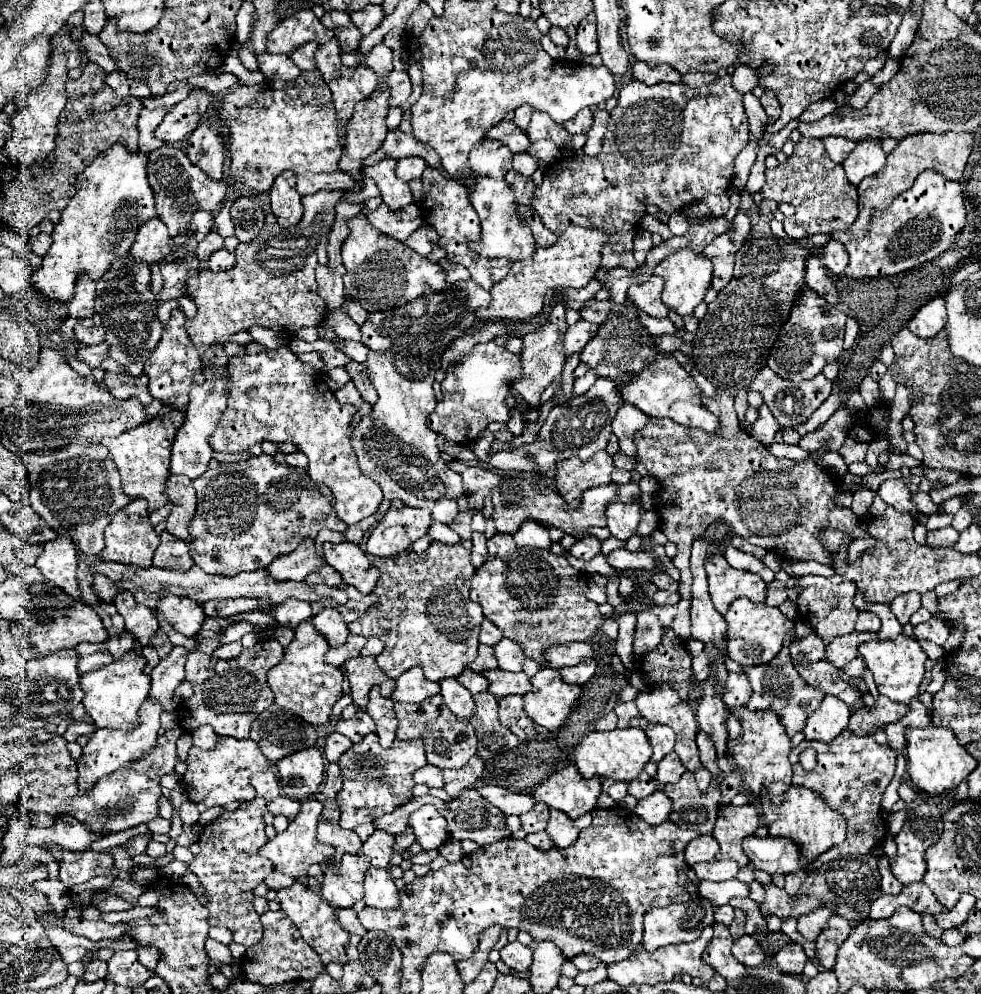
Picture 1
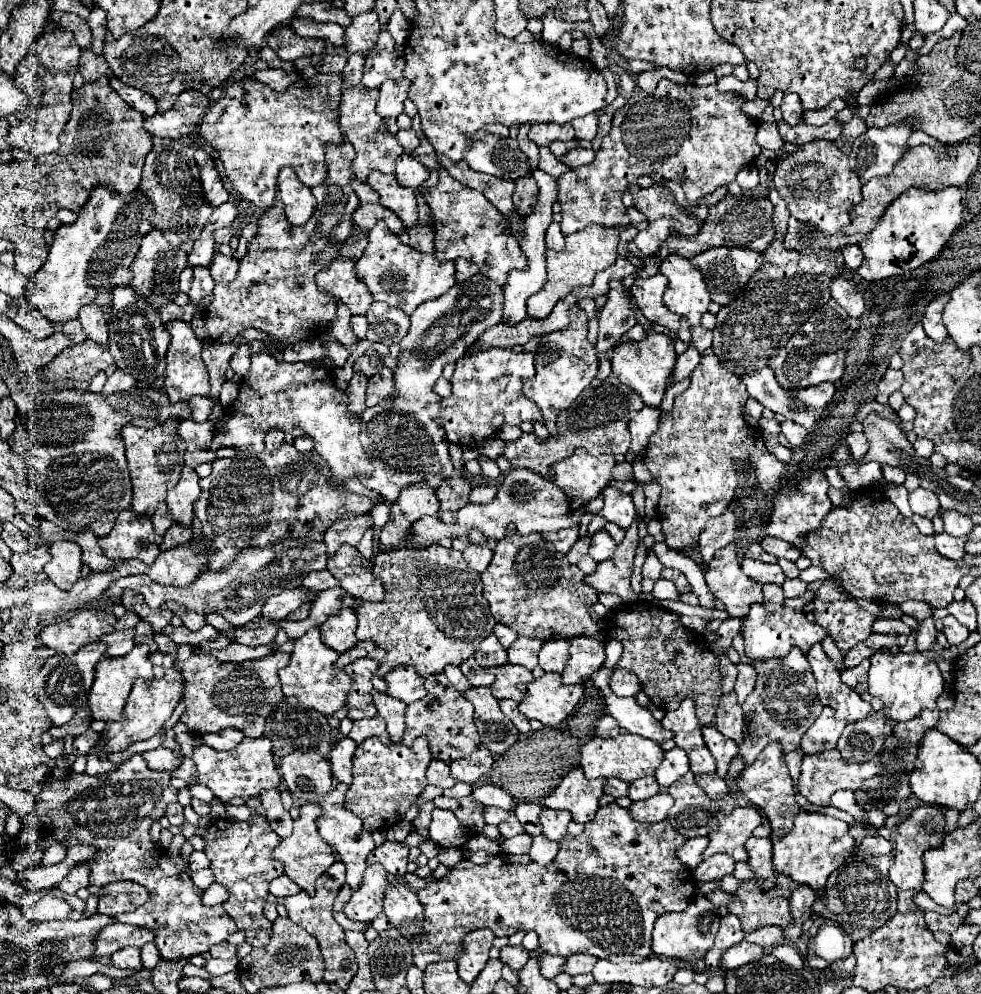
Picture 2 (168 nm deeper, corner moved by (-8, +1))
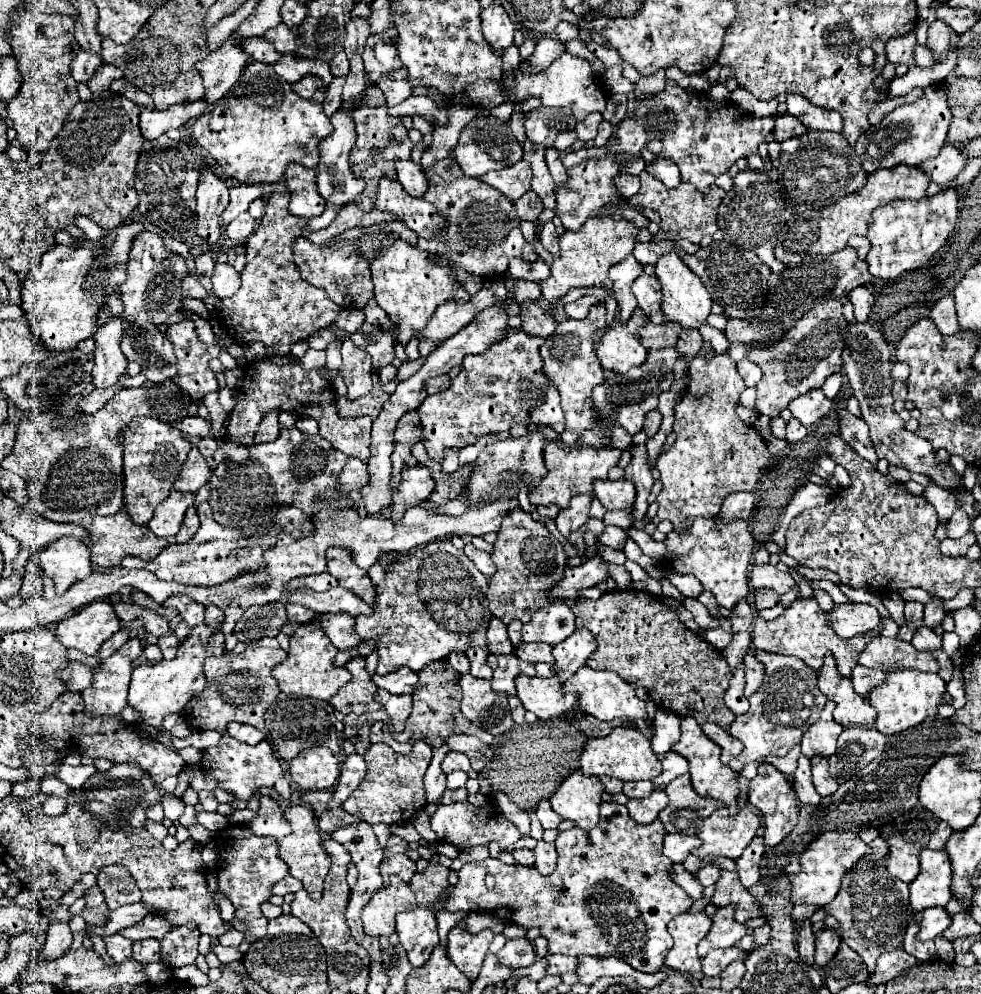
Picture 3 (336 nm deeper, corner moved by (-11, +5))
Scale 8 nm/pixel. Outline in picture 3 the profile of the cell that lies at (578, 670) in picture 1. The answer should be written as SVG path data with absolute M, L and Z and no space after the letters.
M576 629L570 637L554 647L554 667L560 683L566 683L566 679L570 679L580 667L586 665L586 661L594 653L594 647L594 635L590 635L590 631L586 629Z

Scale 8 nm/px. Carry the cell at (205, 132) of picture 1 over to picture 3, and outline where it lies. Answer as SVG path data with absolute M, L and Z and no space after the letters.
M208 167L202 171L196 191L196 213L198 213L198 225L196 233L204 237L210 245L216 245L220 239L220 227L218 217L226 209L228 203L228 187L224 181L220 181Z

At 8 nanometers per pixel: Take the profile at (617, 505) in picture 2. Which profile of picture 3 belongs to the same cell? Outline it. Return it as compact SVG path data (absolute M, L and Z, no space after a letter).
M596 481L594 483L594 495L600 499L600 503L608 509L608 511L616 511L616 509L630 509L634 505L636 499L636 491L634 485L624 481Z

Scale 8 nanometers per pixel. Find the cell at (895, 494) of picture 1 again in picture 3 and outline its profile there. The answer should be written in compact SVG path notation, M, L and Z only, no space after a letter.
M934 483L926 485L926 489L924 489L924 499L936 507L940 521L948 521L950 515L954 513L954 509L956 509L956 499L954 499L954 495L952 495L950 491L946 491L946 489L934 485Z

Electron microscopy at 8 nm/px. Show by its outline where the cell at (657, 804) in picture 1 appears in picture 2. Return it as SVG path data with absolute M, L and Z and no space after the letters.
M657 793L655 797L645 799L645 801L633 801L629 807L629 813L631 813L631 819L639 823L657 823L667 817L671 803L673 803L671 795Z

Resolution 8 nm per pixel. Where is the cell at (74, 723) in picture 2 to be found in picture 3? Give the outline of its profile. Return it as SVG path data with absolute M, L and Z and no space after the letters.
M62 693L54 705L40 715L40 725L44 729L44 737L24 737L20 743L24 755L24 767L38 767L38 765L60 765L66 755L82 755L82 757L106 757L114 763L138 763L146 769L156 783L162 783L170 775L178 775L186 761L180 757L178 751L172 747L164 747L160 741L140 739L136 729L120 717L98 715L90 717L82 711L82 697L78 693Z

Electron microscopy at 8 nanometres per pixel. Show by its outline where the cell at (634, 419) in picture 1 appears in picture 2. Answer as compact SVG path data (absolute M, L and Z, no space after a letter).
M643 407L643 411L639 411L631 423L629 423L629 433L633 437L631 441L631 449L635 453L639 453L641 449L645 449L645 445L649 443L649 437L657 431L659 425L659 409L655 407Z

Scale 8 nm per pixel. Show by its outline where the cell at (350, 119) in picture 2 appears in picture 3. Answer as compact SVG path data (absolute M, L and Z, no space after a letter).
M368 89L360 107L354 109L352 119L356 123L356 145L350 151L350 169L356 177L366 181L366 189L362 191L360 197L356 197L356 203L360 209L370 211L374 207L374 199L378 193L378 181L380 177L388 177L388 179L396 179L396 169L394 169L394 161L396 159L410 159L410 151L412 151L412 141L408 139L408 131L402 125L400 117L390 117L386 103L382 97L372 97L372 91Z

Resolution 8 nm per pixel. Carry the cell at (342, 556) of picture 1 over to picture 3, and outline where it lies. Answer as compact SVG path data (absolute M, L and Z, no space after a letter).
M330 547L330 551L326 551L326 559L328 559L328 573L334 575L342 587L350 589L370 605L376 603L374 583L354 565L354 555L350 555L350 551L342 547Z

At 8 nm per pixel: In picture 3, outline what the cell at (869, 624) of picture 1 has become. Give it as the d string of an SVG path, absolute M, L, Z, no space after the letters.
M920 627L914 637L912 637L912 645L918 651L926 651L926 649L940 649L942 647L942 637L936 635L932 629L928 627Z

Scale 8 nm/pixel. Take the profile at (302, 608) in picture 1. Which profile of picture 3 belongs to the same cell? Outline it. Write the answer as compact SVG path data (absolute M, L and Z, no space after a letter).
M286 603L286 611L288 611L288 621L296 621L296 623L310 623L316 617L314 611L294 603Z

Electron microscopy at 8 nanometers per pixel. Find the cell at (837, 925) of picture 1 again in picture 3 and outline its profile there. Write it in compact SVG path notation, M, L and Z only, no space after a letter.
M822 929L816 933L816 955L814 955L814 963L816 965L826 965L834 953L838 951L842 939L838 935L836 929Z

